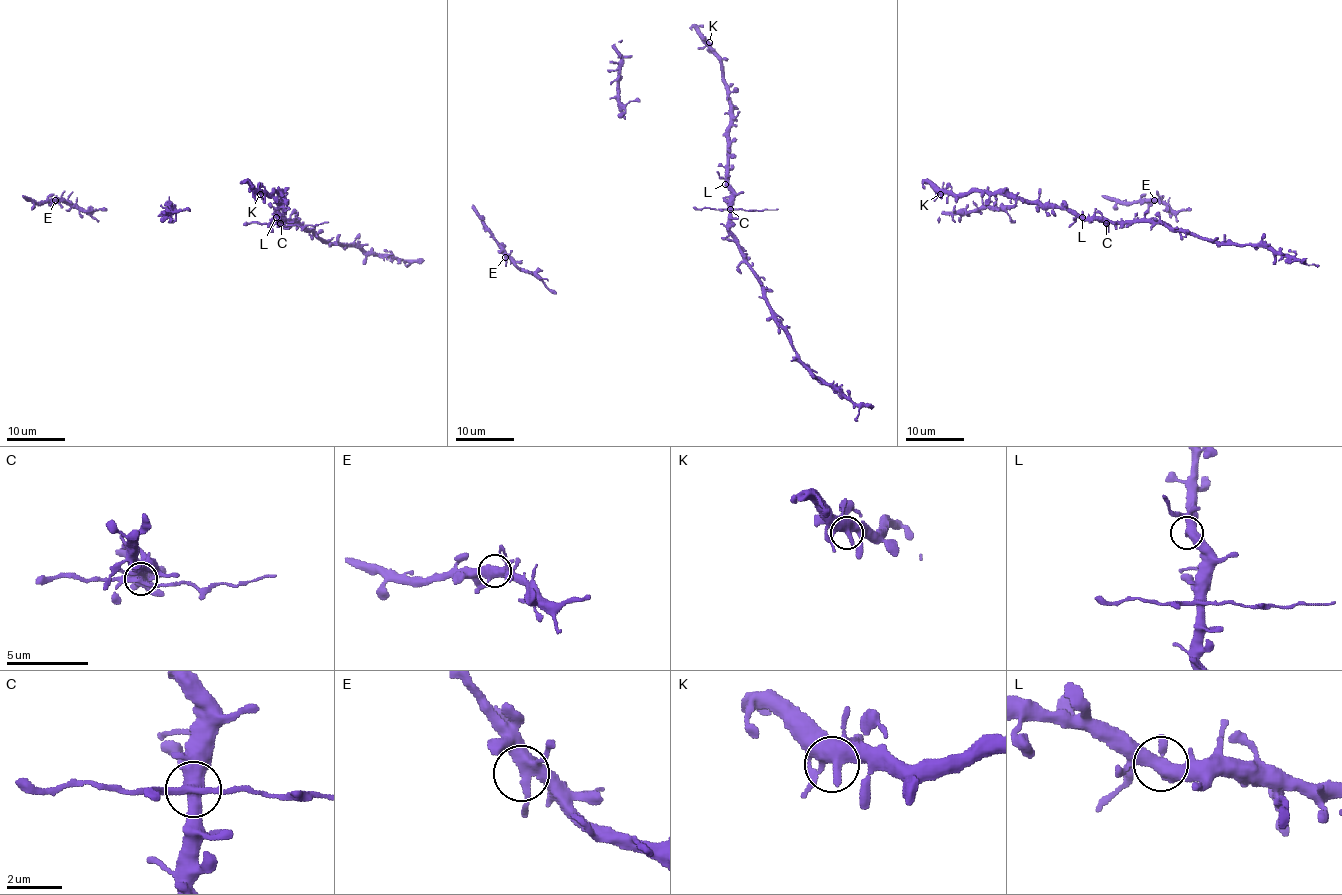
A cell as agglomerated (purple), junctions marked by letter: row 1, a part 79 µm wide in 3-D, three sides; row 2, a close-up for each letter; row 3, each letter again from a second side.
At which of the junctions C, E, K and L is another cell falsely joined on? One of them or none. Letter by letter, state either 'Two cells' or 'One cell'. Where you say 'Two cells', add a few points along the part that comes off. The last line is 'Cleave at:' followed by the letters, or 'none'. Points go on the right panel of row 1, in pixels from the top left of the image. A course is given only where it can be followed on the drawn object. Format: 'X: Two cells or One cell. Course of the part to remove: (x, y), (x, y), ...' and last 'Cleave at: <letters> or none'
C: Two cells
E: One cell
K: One cell
L: One cell
Cleave at: C

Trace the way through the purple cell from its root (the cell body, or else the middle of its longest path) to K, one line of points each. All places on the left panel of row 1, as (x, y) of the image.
K: (280, 220), (280, 194), (276, 191), (260, 194)

